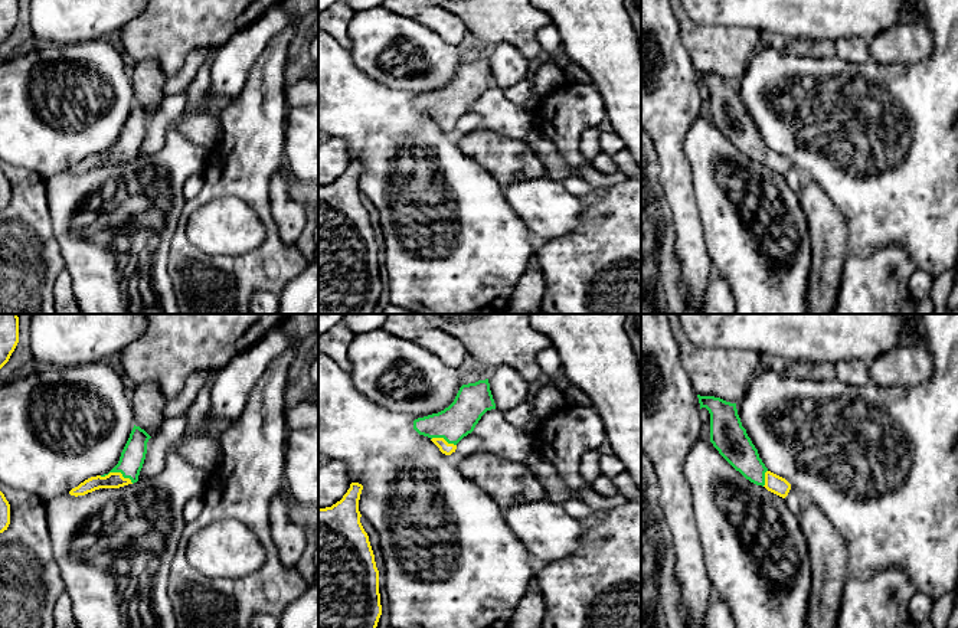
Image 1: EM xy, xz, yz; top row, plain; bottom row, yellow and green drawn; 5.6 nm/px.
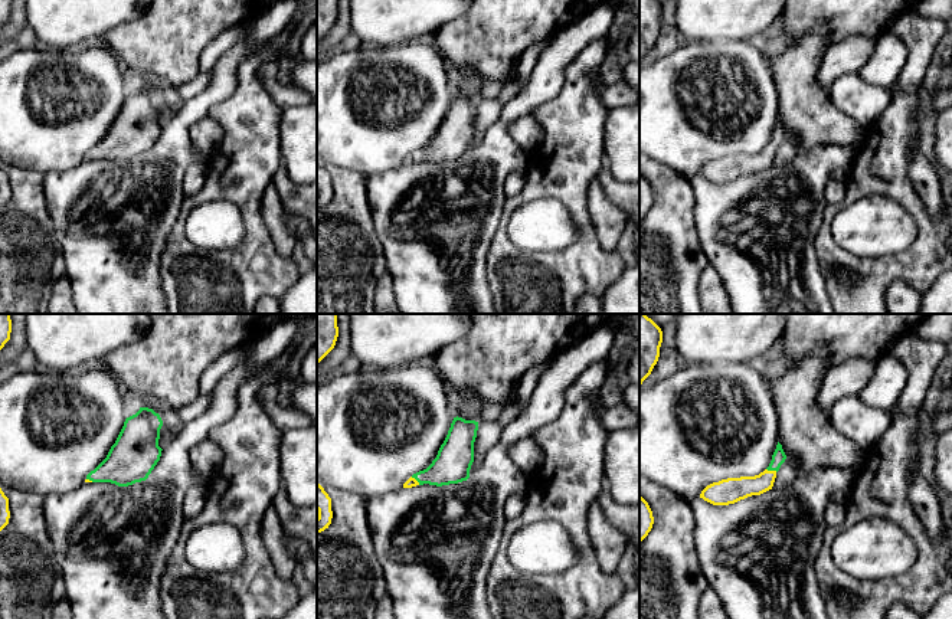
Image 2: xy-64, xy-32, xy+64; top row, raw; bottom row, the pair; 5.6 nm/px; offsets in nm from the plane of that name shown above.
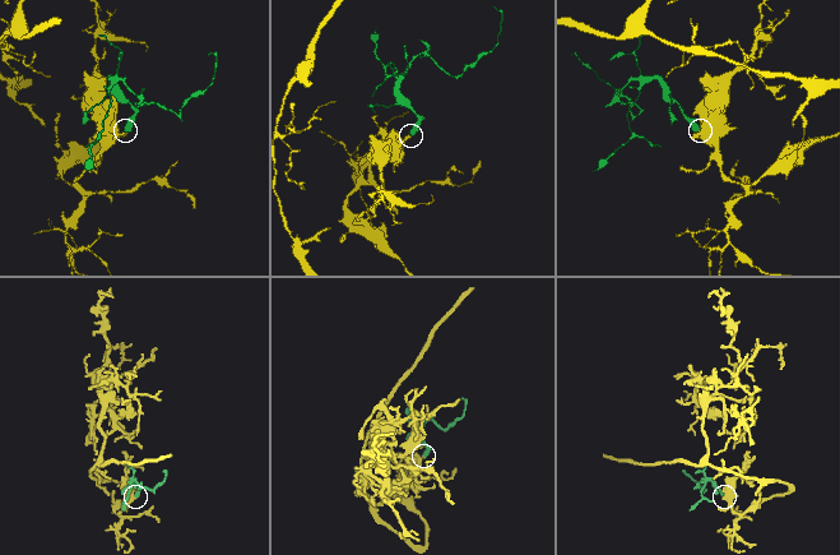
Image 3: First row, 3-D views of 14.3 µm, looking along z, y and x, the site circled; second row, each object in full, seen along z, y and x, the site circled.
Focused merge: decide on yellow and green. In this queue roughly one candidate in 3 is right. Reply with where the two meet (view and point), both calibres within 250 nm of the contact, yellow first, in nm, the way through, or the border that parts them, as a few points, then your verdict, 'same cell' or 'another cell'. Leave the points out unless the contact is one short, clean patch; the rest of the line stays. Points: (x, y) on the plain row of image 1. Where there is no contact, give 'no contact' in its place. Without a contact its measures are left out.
contact xy (117, 150); calibres 100 and 140 nm; way xy (114, 157), (117, 150), (133, 133); same cell

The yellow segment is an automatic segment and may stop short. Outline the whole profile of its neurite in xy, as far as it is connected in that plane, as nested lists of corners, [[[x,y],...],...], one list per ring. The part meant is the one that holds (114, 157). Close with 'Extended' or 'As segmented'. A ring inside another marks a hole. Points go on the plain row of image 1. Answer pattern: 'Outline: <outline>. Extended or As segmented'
Outline: [[[134,102],[118,141],[108,151],[85,157],[78,164],[72,166],[69,171],[78,174],[99,166],[120,166],[137,160],[150,115],[151,114],[144,107]]]. Extended

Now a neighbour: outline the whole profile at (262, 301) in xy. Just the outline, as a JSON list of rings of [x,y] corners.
[[[258,291],[251,297],[251,314],[278,314],[278,295]]]

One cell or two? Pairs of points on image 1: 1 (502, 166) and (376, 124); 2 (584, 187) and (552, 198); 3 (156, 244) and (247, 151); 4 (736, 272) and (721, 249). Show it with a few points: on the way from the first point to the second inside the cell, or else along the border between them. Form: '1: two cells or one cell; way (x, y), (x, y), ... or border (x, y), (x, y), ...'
1: two cells; border (457, 144), (491, 173)
2: two cells; border (561, 182), (571, 193), (579, 198)
3: two cells; border (186, 200), (172, 238), (169, 255)
4: one cell; way (736, 267), (726, 255)

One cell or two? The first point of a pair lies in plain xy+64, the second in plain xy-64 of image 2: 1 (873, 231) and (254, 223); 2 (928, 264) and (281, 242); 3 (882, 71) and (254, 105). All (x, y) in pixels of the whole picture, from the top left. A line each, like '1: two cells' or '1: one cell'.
1: two cells
2: two cells
3: two cells

